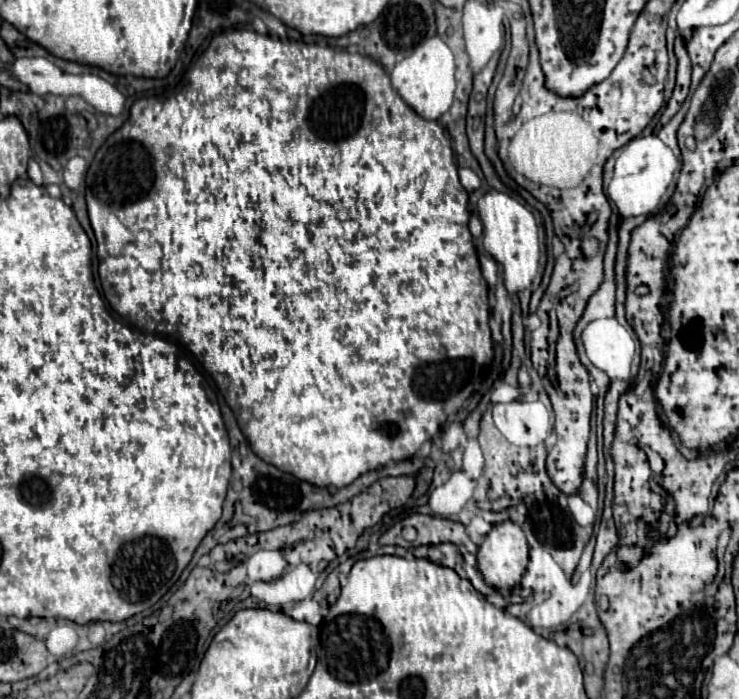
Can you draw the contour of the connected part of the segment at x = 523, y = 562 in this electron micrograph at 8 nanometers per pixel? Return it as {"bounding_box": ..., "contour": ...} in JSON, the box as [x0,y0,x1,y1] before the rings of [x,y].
{"bounding_box":[477,521,529,589],"contour":[[[503,521],[493,525],[491,533],[485,537],[485,541],[479,545],[479,551],[477,551],[477,563],[485,583],[495,589],[513,589],[515,585],[519,585],[529,561],[527,553],[529,553],[529,545],[523,529],[517,523]]]}

